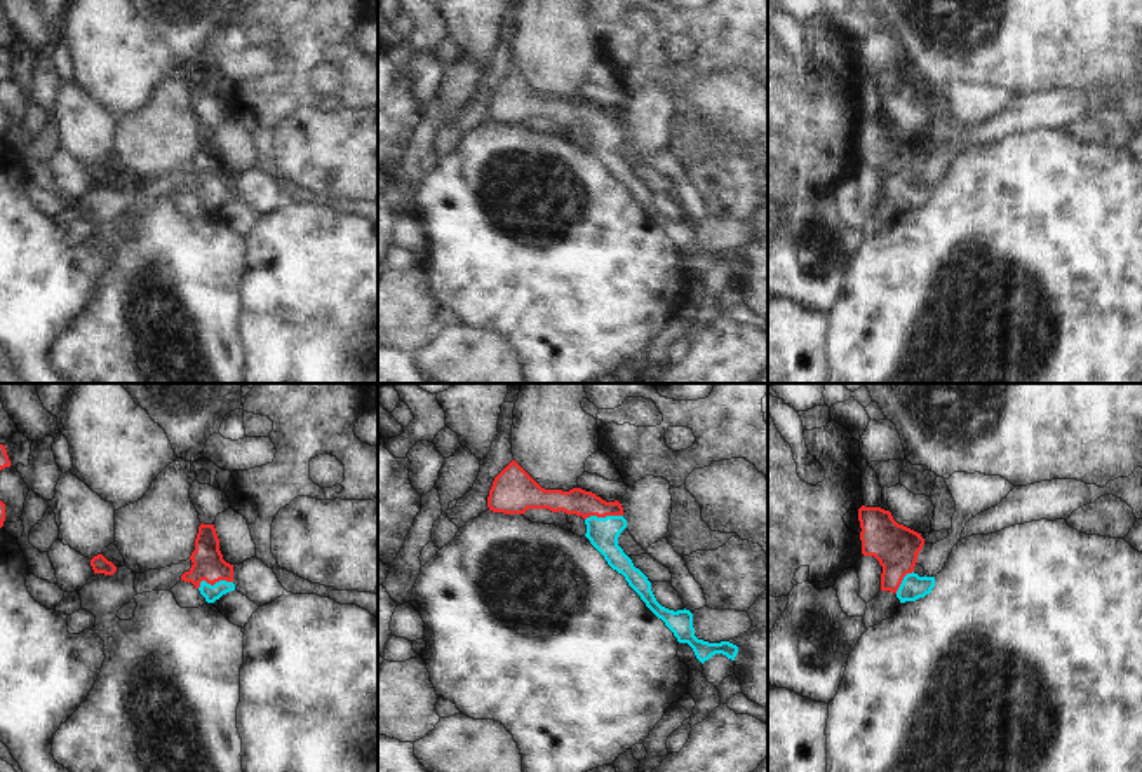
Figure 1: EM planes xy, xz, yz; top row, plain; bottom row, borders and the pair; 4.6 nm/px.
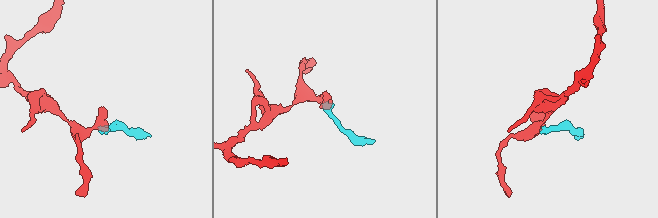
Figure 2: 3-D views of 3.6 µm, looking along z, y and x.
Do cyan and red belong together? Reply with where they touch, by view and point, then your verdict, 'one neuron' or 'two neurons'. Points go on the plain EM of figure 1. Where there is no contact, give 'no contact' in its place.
contact xy (214, 194); one neuron

